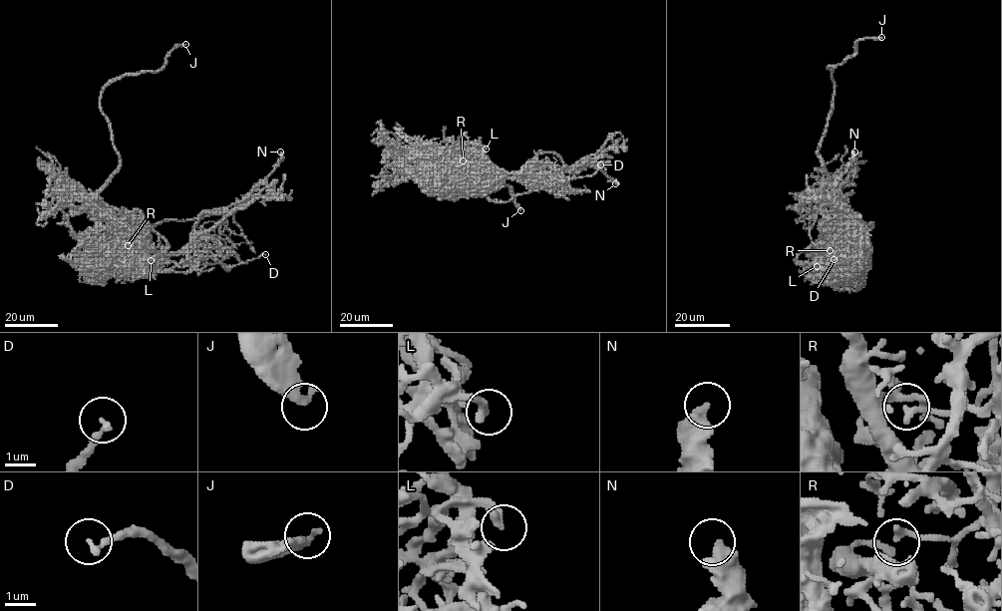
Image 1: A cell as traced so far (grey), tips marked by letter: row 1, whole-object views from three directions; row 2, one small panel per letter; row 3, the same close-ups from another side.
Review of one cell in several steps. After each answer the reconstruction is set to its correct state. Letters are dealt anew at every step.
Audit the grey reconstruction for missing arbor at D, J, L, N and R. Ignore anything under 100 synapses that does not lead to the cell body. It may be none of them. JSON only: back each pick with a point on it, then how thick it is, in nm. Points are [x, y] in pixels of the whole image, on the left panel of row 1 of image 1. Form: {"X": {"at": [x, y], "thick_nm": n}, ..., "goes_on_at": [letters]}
{"J": {"at": [185, 44], "thick_nm": 360}, "goes_on_at": ["J"]}

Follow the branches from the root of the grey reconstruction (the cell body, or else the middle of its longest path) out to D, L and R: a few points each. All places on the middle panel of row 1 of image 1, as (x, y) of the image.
D: (433, 169), (477, 160), (568, 181), (600, 164)
L: (433, 169), (429, 167), (452, 168), (457, 159), (474, 159), (484, 147), (486, 149)
R: (433, 169), (468, 167), (471, 170), (471, 160), (463, 160)

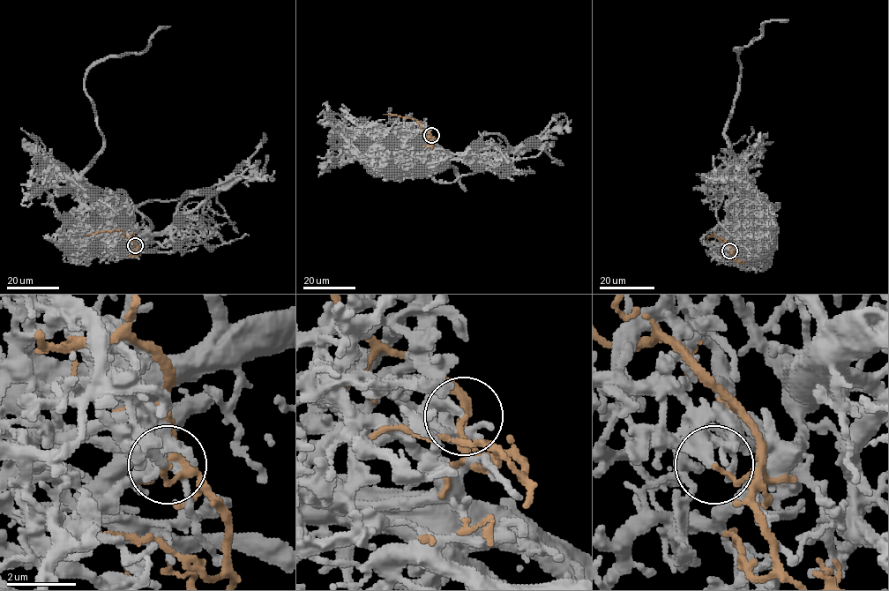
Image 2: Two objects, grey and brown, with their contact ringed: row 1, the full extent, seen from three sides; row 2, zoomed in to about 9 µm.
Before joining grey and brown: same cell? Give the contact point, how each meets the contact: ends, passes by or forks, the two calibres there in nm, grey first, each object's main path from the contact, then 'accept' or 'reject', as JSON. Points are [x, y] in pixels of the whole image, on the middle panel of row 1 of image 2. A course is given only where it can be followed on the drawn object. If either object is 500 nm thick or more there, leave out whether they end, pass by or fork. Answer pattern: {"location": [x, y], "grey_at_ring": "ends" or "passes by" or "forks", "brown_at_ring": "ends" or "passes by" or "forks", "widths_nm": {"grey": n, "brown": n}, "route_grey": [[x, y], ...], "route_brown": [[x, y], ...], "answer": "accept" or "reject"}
{"location": [431, 135], "grey_at_ring": "ends", "brown_at_ring": "ends", "widths_nm": {"grey": 320, "brown": 110}, "route_grey": [[430, 136], [402, 140], [398, 149], [375, 149], [392, 141], [396, 131], [380, 145], [431, 143], [465, 190]], "route_brown": [[430, 136], [417, 121], [383, 115]], "answer": "reject"}

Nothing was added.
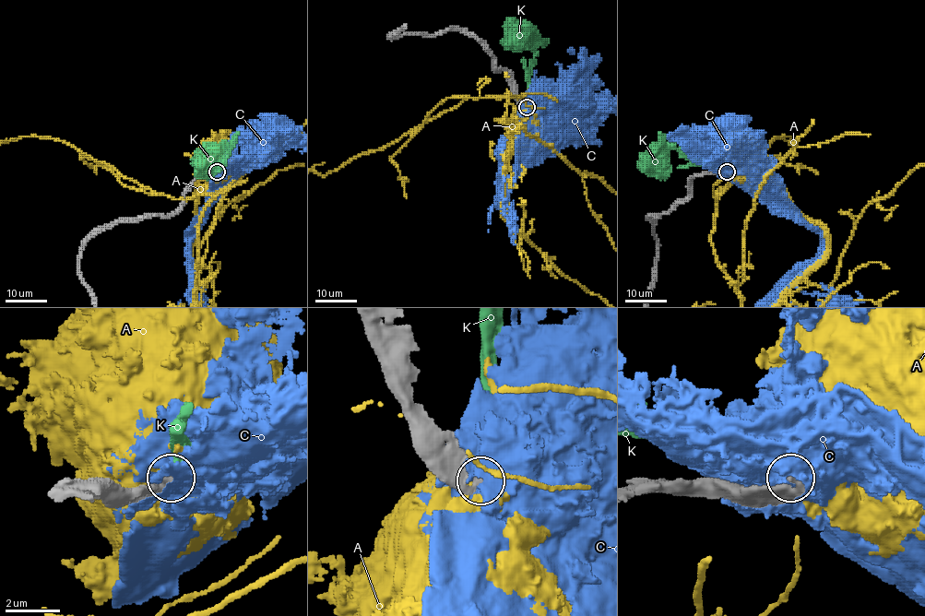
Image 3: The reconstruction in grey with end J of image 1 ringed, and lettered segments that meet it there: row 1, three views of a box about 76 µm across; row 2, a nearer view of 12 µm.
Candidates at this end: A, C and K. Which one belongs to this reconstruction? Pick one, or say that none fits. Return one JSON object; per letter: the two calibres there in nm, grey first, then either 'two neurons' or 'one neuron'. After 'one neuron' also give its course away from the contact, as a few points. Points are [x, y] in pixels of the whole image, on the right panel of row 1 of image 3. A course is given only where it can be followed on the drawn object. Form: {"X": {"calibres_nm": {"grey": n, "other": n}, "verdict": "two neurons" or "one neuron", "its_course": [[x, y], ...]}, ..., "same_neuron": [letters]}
{"A": {"calibres_nm": {"grey": 380, "other": 600}, "verdict": "two neurons"}, "C": {"calibres_nm": {"grey": 500, "other": 850}, "verdict": "two neurons"}, "K": {"calibres_nm": {"grey": 240, "other": 360}, "verdict": "one neuron"}, "same_neuron": ["K"]}

